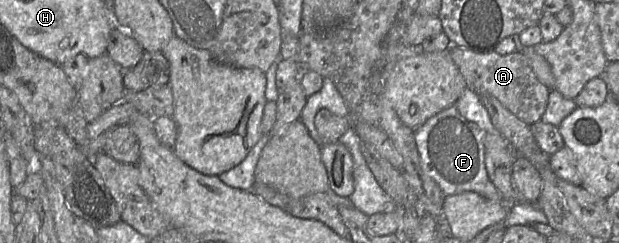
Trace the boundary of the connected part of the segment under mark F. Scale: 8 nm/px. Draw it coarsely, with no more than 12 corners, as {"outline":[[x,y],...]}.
{"outline":[[466,88],[415,130],[421,168],[446,197],[501,202],[485,139],[494,129]]}

